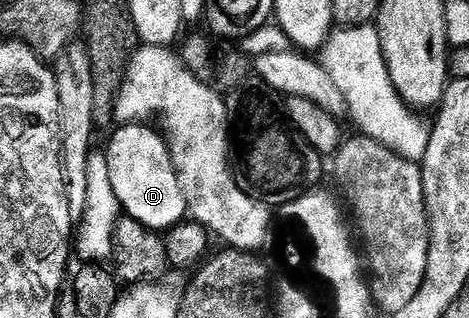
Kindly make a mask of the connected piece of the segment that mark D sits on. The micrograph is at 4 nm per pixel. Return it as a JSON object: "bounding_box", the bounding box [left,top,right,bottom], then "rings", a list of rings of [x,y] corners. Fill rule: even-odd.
{"bounding_box":[105,123,189,233],"rings":[[[137,123],[120,126],[111,144],[105,147],[107,181],[110,194],[119,198],[120,205],[127,210],[124,212],[130,218],[153,231],[163,233],[180,224],[189,208],[179,173],[175,169],[175,161],[171,157],[171,148],[167,146],[166,138],[152,127]]]}

